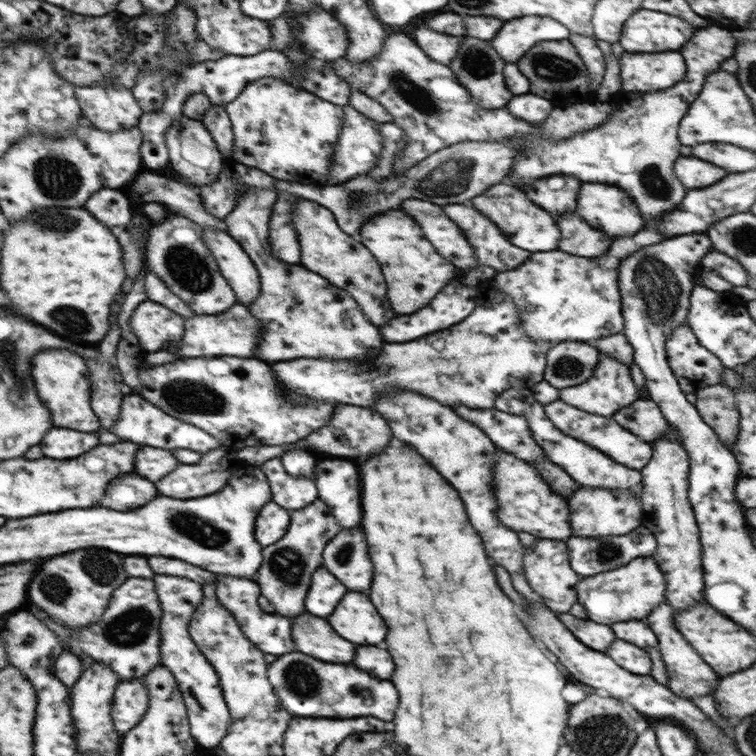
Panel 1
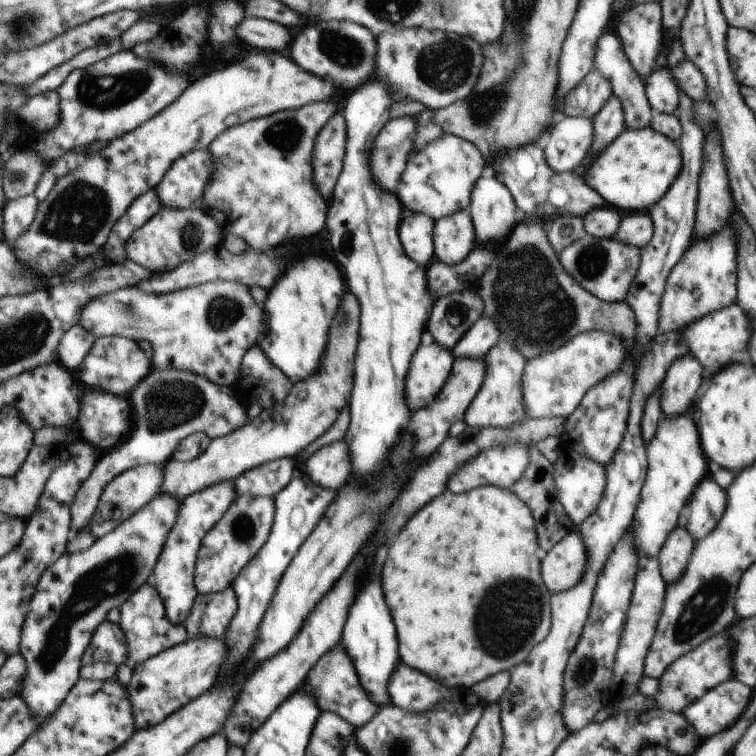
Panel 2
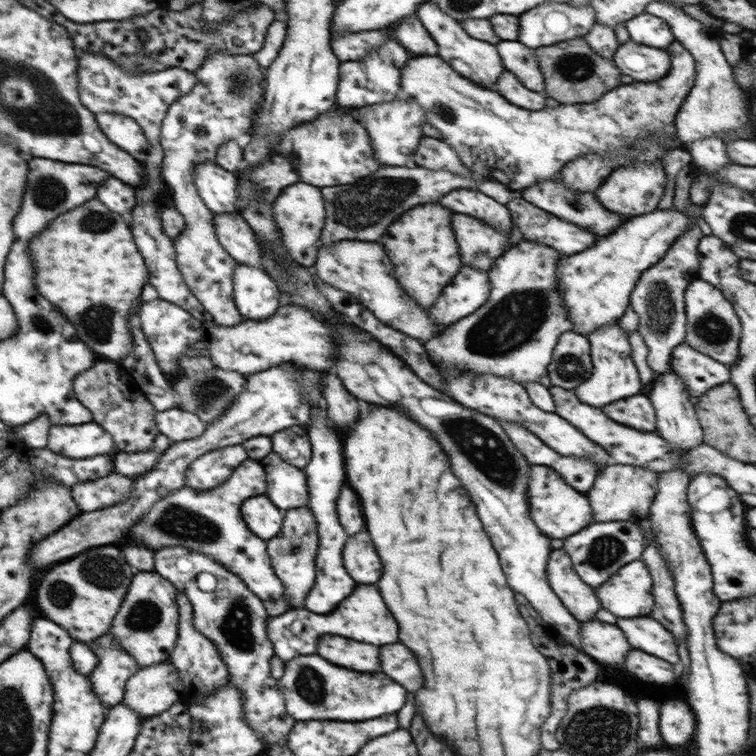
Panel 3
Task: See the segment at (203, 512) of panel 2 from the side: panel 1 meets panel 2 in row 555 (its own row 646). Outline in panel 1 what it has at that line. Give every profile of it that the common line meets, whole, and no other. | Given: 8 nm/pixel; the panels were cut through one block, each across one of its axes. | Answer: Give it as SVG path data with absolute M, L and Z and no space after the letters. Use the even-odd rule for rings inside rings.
M155 574L156 592L162 605L160 618L161 665L174 675L182 693L189 717L189 728L196 743L204 750L211 751L220 746L228 733L230 714L227 708L220 680L215 668L198 649L189 634L189 622L203 597L202 587L187 578Z

